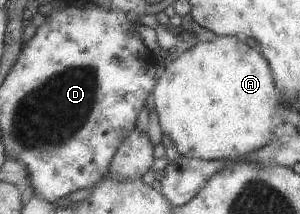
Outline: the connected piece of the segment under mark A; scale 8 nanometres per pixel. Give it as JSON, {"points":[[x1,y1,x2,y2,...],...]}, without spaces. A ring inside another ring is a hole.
{"points":[[217,36,213,41,198,42,193,45,189,50,183,51,175,59,172,59,167,64,163,72,158,75,155,85,152,87,153,103,155,105,154,111,157,115,157,121,162,134,167,135,167,140,171,140,171,143,175,146,175,149,181,156,187,156,190,158,199,158,200,160,233,160,239,159,240,156,251,153,260,147,263,147,266,143,272,140,272,110,274,109,273,101,277,99,278,93,274,86,274,81,270,72,270,69,265,63,265,59,260,53,257,53,257,49,245,45,238,37,233,36]]}

